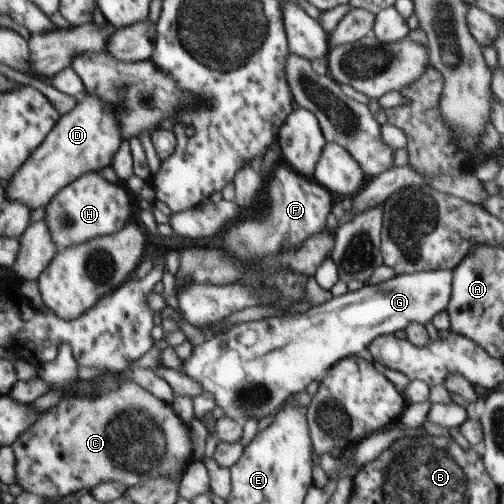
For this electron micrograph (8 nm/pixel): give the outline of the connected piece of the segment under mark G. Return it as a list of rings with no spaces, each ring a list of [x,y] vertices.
[[[448,269],[404,273],[377,285],[364,284],[357,291],[348,291],[339,297],[332,297],[327,303],[312,307],[301,314],[286,314],[280,320],[268,318],[238,324],[194,347],[192,356],[183,361],[184,368],[181,372],[202,384],[204,392],[214,394],[217,406],[224,410],[226,417],[233,418],[240,426],[244,426],[248,419],[260,420],[274,414],[281,404],[289,401],[297,392],[306,389],[312,381],[320,381],[329,367],[333,367],[339,360],[349,356],[360,356],[368,360],[369,344],[377,336],[393,335],[398,330],[406,329],[410,323],[420,323],[424,326],[428,324],[439,312],[447,310],[452,283],[453,272]]]

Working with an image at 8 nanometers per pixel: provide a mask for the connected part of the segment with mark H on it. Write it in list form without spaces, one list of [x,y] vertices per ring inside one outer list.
[[[91,172],[82,175],[53,197],[45,207],[43,220],[57,250],[61,251],[99,236],[114,235],[115,232],[123,230],[128,218],[130,218],[128,192],[122,186],[118,186],[118,182],[110,184],[98,173]]]

